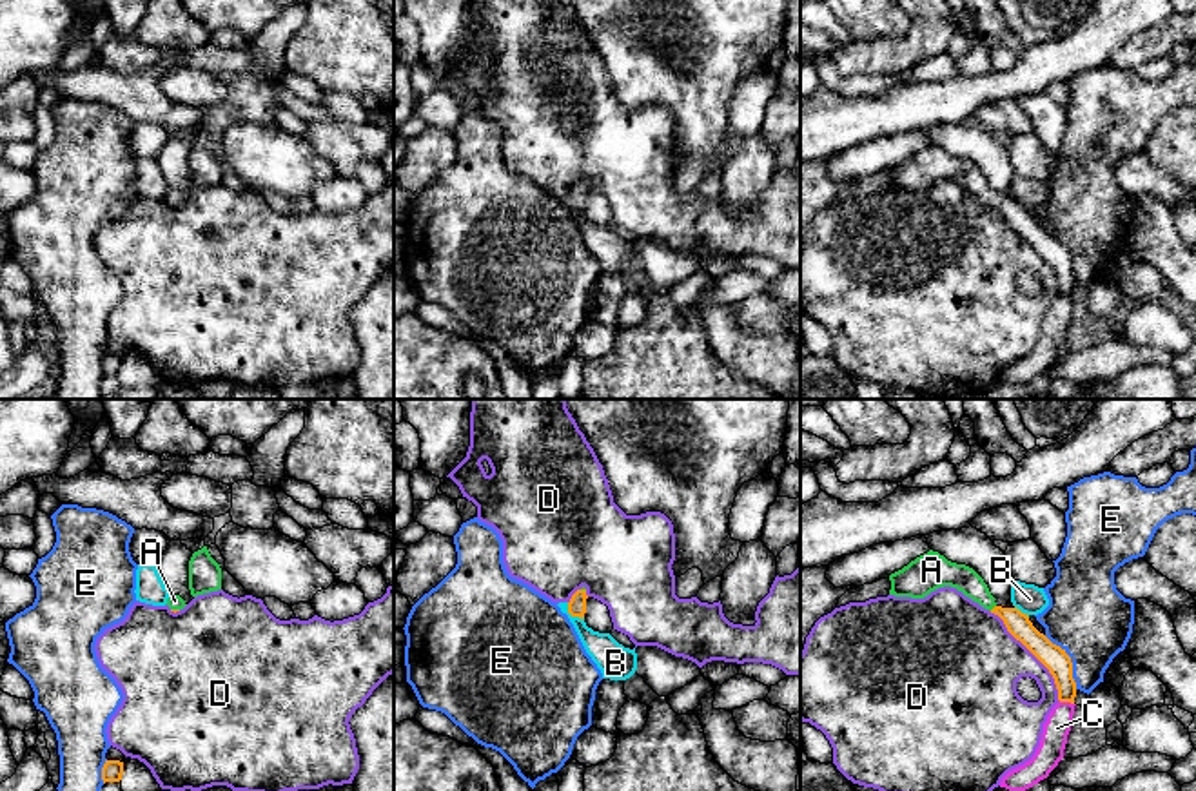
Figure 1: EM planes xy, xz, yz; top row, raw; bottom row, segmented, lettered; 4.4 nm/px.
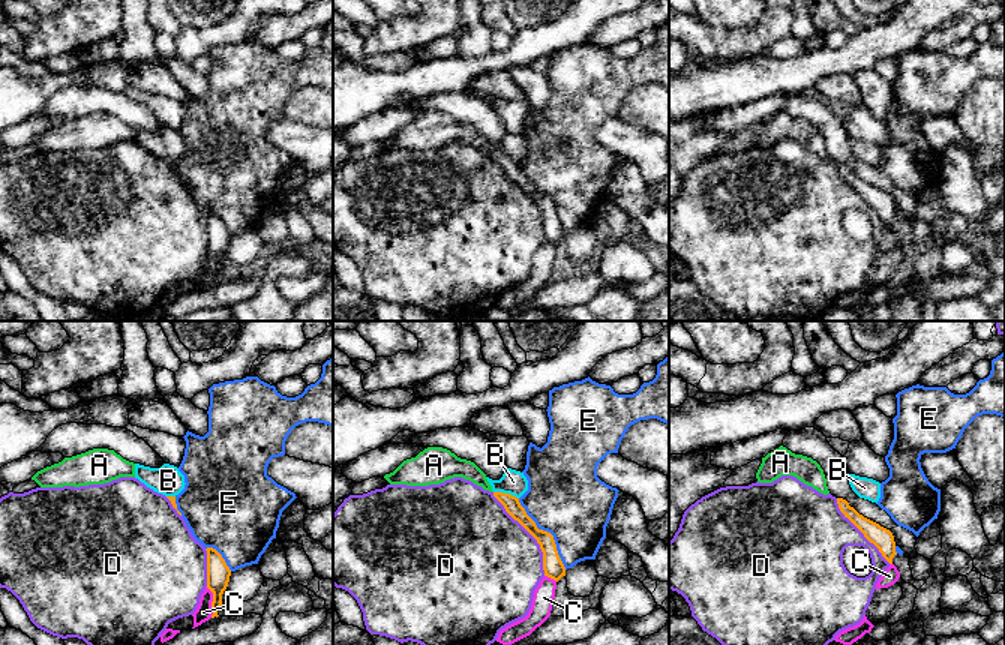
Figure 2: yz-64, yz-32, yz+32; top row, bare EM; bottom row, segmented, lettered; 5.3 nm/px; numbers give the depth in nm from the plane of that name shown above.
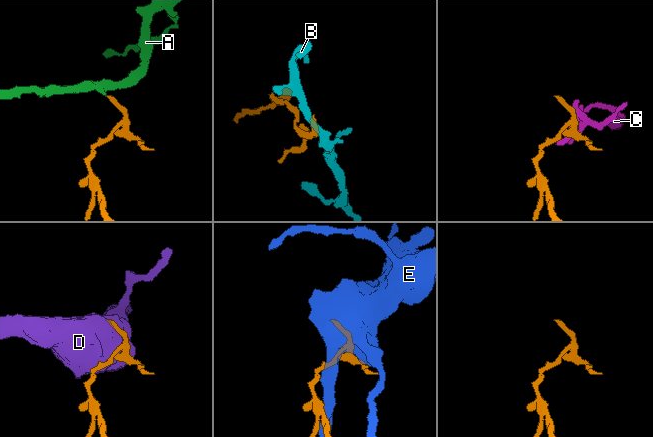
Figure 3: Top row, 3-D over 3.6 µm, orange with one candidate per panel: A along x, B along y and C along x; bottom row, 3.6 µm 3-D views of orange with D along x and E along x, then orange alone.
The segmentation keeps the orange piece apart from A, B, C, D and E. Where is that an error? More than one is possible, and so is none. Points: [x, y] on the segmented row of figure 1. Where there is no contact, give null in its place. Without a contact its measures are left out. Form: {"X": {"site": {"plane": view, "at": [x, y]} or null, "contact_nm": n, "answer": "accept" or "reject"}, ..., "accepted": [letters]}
{"A": {"site": {"plane": "yz", "at": [993, 608]}, "contact_nm": 40, "answer": "accept"}, "B": {"site": {"plane": "xz", "at": [572, 615]}, "contact_nm": 110, "answer": "reject"}, "C": {"site": {"plane": "yz", "at": [1068, 701]}, "contact_nm": 70, "answer": "reject"}, "D": {"site": {"plane": "yz", "at": [1033, 654]}, "contact_nm": 500, "answer": "reject"}, "E": {"site": {"plane": "yz", "at": [1069, 661]}, "contact_nm": 280, "answer": "reject"}, "accepted": ["A"]}

